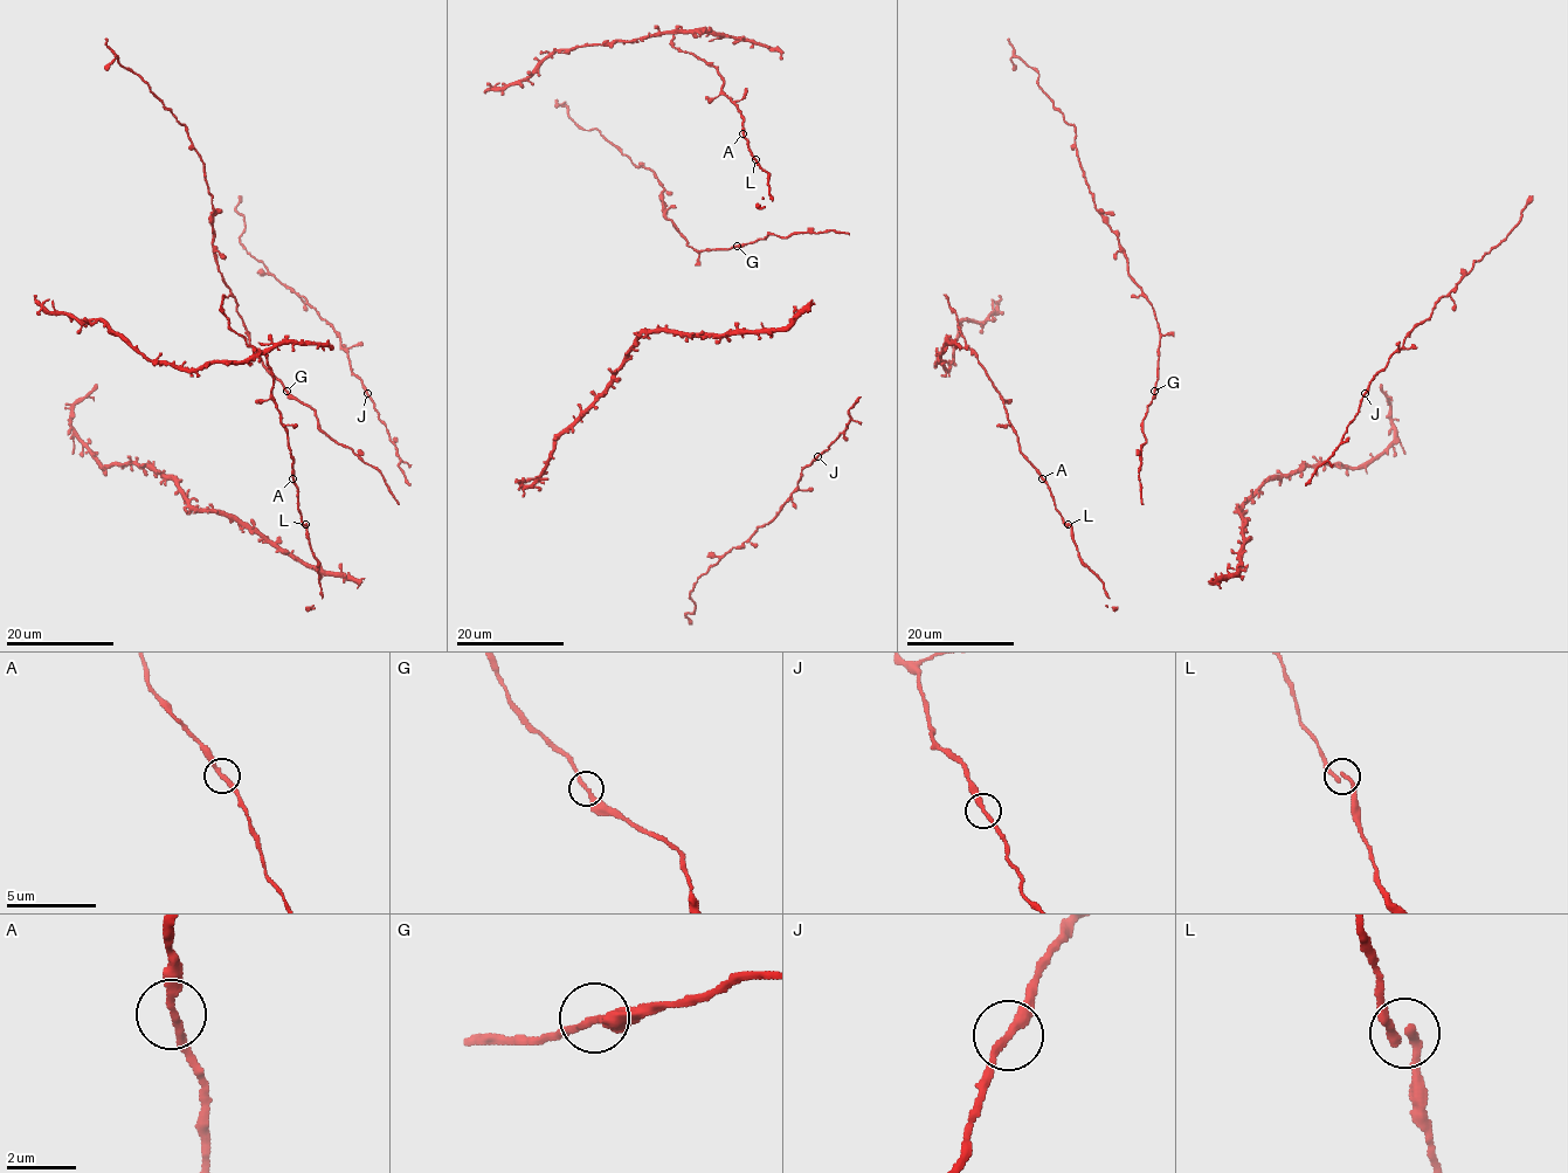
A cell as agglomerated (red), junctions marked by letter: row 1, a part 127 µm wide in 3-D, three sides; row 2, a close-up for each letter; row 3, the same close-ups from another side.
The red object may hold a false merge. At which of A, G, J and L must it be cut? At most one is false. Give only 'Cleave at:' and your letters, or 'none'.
Cleave at: none

